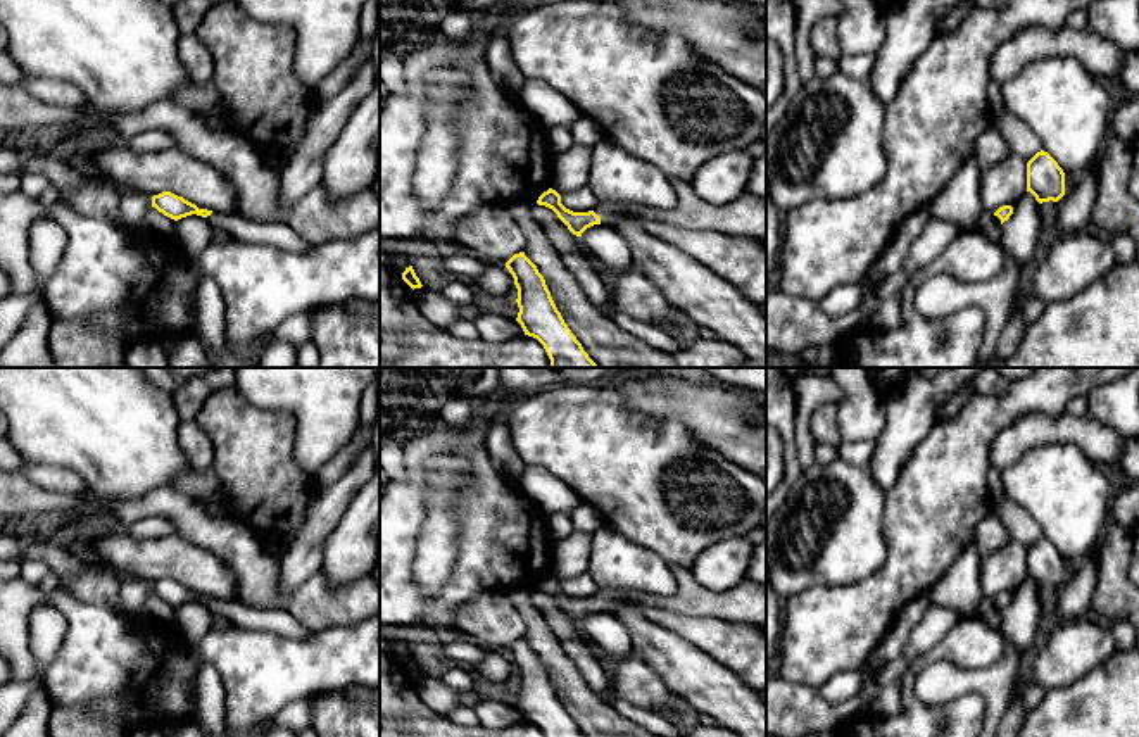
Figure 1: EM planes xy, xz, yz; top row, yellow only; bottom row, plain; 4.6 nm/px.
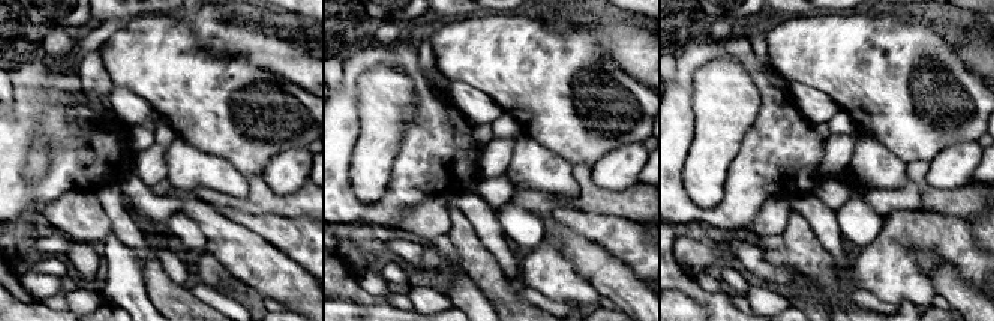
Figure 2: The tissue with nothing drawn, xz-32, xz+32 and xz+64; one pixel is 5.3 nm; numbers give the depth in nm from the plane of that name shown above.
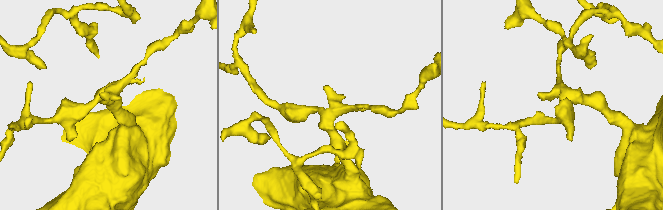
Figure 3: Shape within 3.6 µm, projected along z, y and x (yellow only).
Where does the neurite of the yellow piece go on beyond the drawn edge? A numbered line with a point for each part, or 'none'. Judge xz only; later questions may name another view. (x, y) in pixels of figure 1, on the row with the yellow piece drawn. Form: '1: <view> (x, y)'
1: xz (608, 211)

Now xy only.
1: xy (280, 235)

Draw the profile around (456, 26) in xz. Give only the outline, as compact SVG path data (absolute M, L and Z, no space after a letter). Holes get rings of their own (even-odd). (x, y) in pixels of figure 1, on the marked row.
M447 10L444 17L438 36L449 41L464 41L475 38L475 29L469 19L469 12L464 10Z

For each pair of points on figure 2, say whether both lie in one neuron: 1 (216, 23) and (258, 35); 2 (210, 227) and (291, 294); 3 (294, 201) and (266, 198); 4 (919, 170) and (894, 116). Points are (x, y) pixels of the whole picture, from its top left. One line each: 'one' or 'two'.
1: one
2: one
3: one
4: two

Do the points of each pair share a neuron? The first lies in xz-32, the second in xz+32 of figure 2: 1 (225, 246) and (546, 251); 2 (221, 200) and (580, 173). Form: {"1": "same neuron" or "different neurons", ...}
{"1": "different neurons", "2": "same neuron"}

